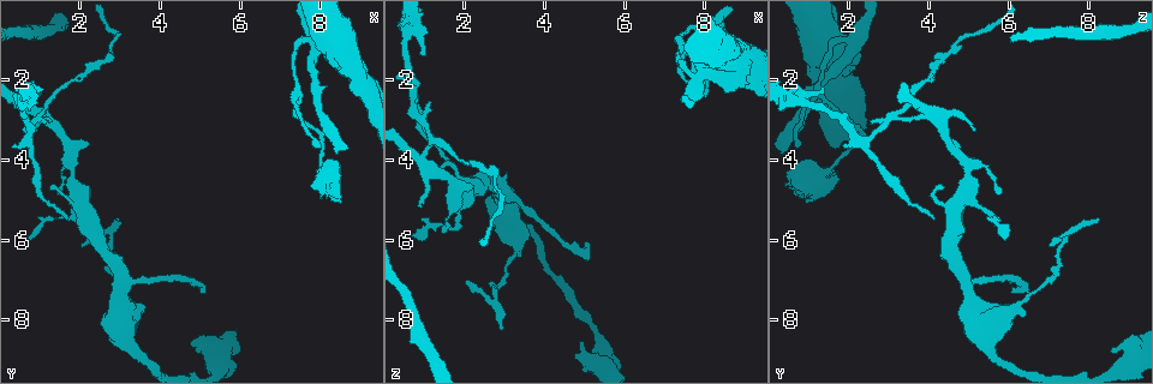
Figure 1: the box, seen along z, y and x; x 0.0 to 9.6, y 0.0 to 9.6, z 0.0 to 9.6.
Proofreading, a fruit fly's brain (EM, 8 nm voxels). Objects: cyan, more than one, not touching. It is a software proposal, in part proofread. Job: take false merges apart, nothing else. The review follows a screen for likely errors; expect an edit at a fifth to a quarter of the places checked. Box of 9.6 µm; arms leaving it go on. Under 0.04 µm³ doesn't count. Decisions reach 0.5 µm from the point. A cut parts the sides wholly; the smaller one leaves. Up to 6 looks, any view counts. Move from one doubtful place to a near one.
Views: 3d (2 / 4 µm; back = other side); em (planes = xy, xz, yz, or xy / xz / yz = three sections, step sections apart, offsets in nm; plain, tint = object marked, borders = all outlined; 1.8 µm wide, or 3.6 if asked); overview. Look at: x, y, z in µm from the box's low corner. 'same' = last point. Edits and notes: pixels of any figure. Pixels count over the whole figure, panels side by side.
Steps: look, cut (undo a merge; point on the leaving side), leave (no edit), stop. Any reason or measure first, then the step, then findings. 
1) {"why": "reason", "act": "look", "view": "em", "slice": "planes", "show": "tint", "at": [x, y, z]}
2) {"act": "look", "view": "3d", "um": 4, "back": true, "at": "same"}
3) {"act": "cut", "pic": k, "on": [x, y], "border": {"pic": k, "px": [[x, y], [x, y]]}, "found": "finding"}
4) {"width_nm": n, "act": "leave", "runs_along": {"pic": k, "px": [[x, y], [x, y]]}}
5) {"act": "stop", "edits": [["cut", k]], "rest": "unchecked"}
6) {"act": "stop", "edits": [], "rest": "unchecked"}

{"why": "four or more arms meet", "act": "look", "view": "em", "slice": "xy", "step": 16, "show": "tint", "at": [7.90, 1.05, 1.90]}

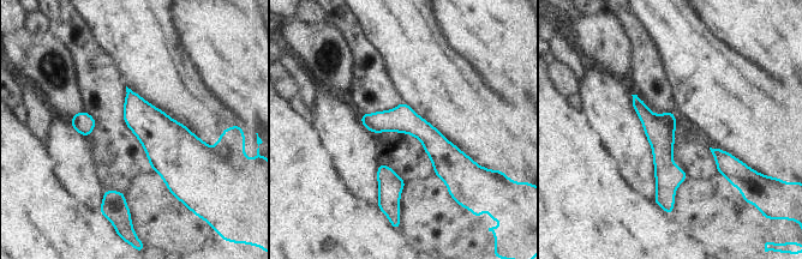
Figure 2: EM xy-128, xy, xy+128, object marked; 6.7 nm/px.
{"act": "cut", "pic": 2, "on": [660, 136], "part_leaving": {"pic": 2, "px": [[635, 98], [662, 139], [666, 202]]}, "found": "a second neuron is stuck on"}

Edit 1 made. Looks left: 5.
{"why": "redraw", "act": "look", "view": "overview"}

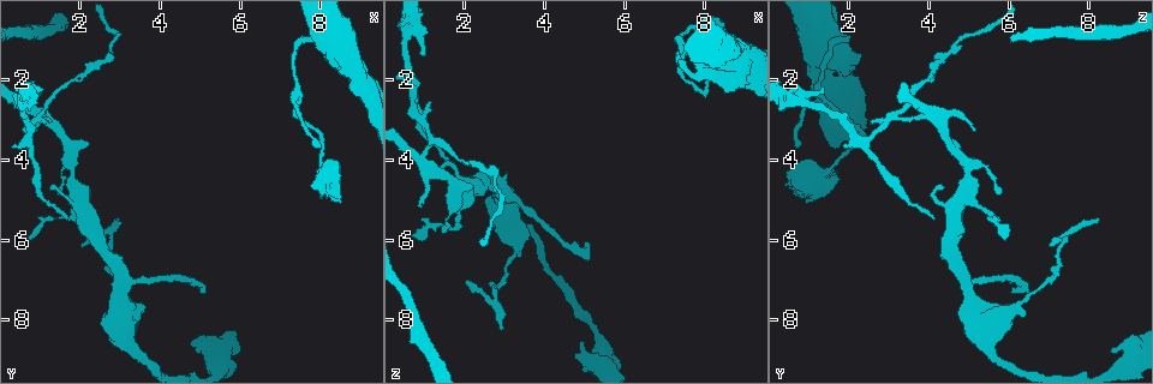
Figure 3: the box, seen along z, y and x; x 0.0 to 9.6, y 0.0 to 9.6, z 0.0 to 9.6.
{"why": "thick turns thin", "act": "look", "view": "em", "um": 3.6, "slice": "planes", "show": "tint", "at": [8.15, 4.40, 1.10]}

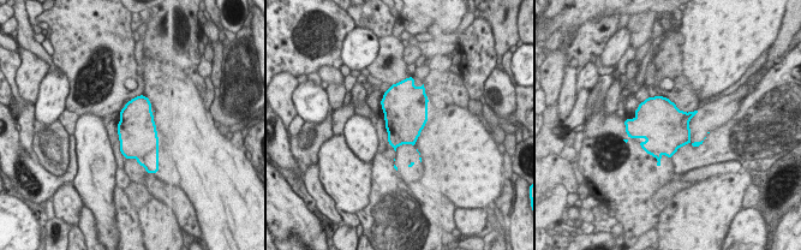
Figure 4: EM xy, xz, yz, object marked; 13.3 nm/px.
{"act": "leave", "found": "all the same neuron"}

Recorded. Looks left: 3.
{"why": "a fork", "act": "look", "view": "em", "slice": "planes", "show": "tint", "at": [1.15, 2.95, 3.40]}

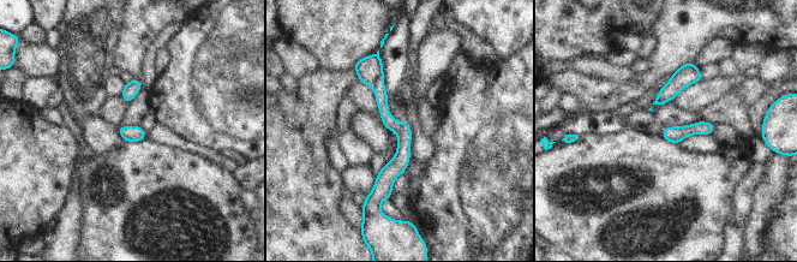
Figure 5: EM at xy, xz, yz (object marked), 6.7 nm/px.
{"width_nm": 100, "act": "cut", "pic": 5, "on": [367, 69], "found": "a second neuron is stuck on"}

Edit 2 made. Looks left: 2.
{"act": "stop", "edits": [["cut", 2], ["cut", 5]], "rest": "unchecked"}

